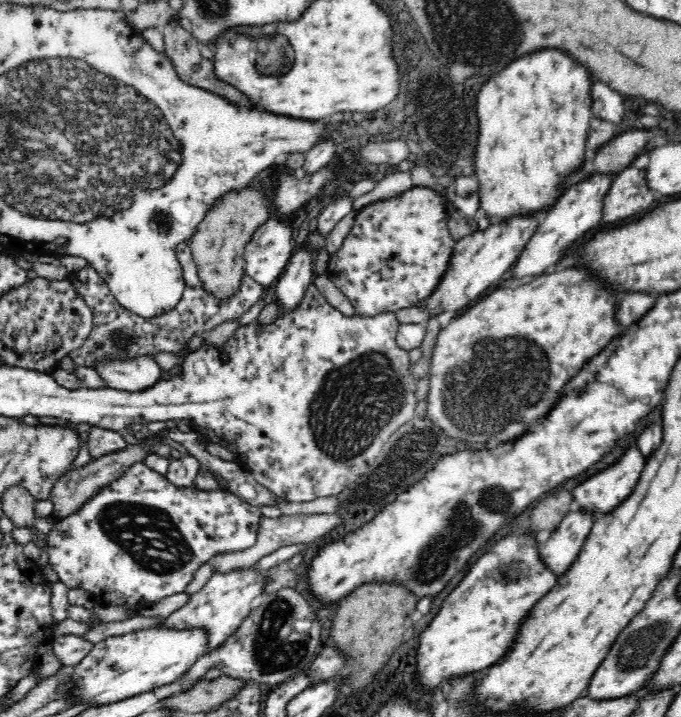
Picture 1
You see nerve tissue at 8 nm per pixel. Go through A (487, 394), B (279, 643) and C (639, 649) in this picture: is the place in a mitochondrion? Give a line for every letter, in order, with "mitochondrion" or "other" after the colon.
A: mitochondrion
B: mitochondrion
C: mitochondrion

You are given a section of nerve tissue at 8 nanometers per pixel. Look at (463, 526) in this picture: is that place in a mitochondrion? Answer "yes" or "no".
yes

